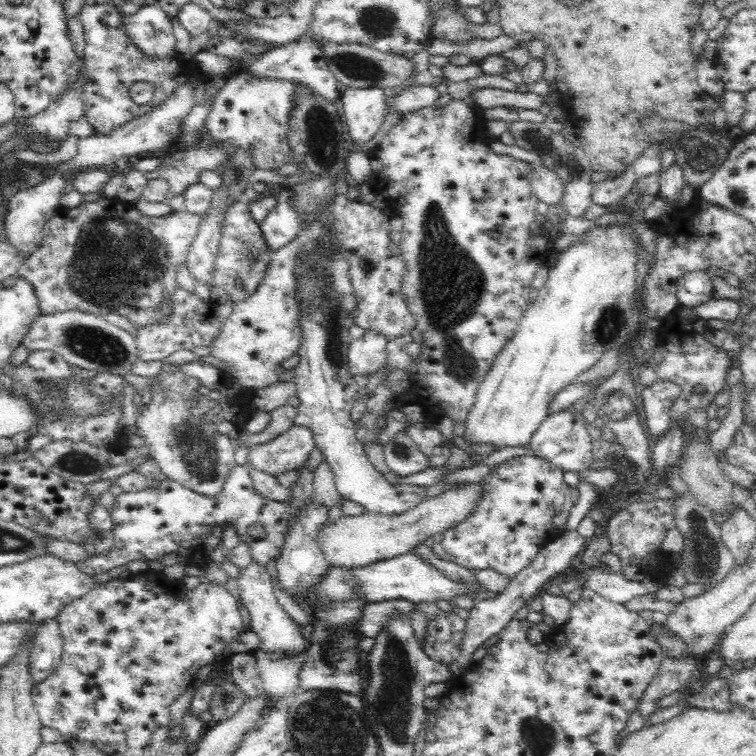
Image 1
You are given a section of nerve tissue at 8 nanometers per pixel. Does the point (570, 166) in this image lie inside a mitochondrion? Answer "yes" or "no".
yes

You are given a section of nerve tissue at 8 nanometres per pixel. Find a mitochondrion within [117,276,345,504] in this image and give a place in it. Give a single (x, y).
(201, 453)

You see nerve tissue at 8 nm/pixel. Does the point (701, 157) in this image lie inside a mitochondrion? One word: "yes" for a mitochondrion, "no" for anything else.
yes

